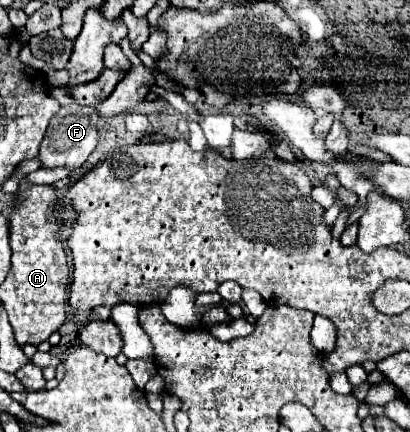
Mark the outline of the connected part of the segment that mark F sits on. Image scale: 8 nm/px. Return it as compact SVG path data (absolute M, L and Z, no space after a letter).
M60 86L60 88L50 90L50 94L60 102L62 108L50 120L50 126L46 130L46 136L42 140L42 148L38 154L42 160L42 166L46 166L46 168L56 168L56 166L66 166L70 170L80 168L98 144L98 112L90 106L80 106L72 98L68 88L70 86Z

